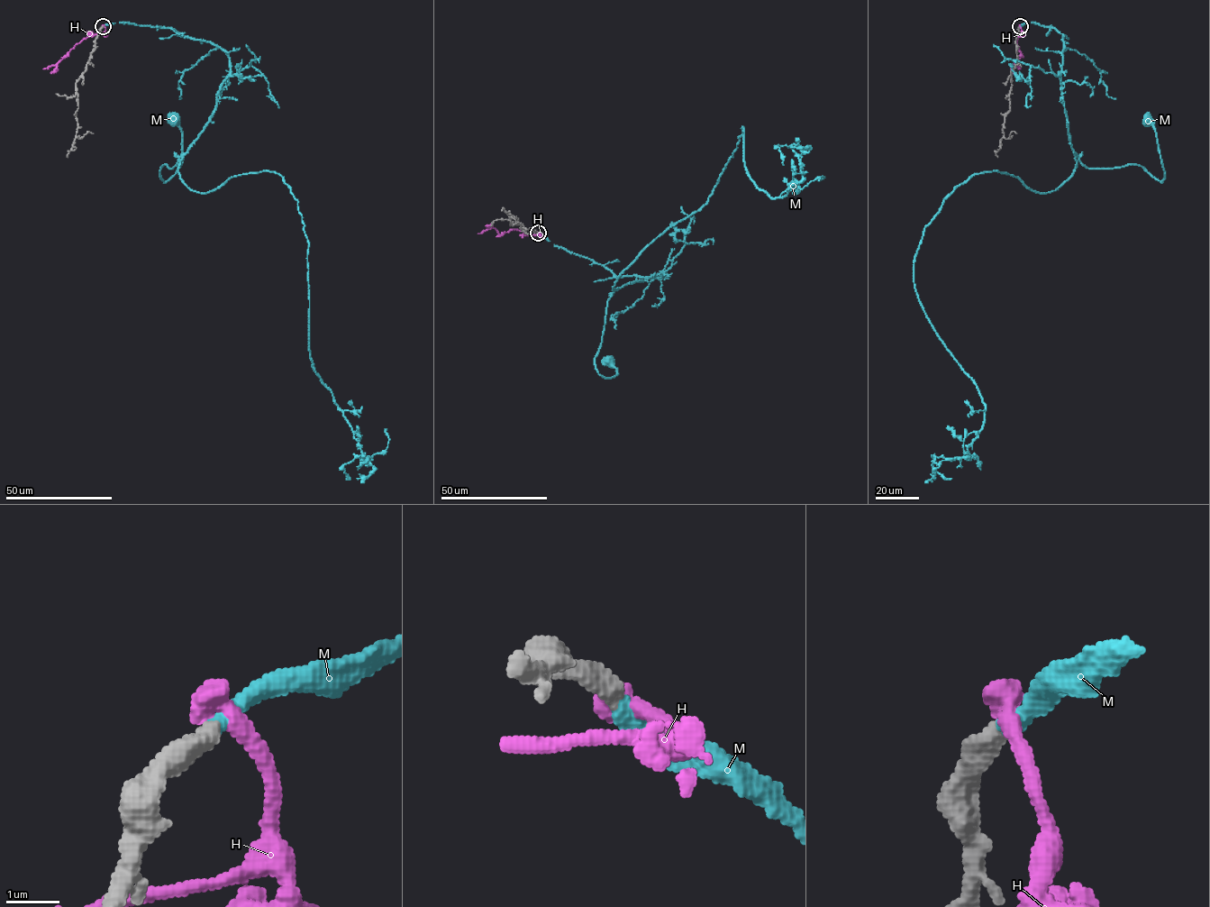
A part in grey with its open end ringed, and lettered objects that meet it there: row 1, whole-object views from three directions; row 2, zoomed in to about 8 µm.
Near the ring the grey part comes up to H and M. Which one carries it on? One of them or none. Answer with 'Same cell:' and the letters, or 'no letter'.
Same cell: M

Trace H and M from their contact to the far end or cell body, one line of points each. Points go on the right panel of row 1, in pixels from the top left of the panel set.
H: (1020, 26), (1022, 32), (1016, 44), (1021, 56), (1014, 61), (1020, 68)
M: (1020, 26), (1034, 22), (1063, 36), (1067, 131), (1087, 168), (1140, 165), (1161, 181), (1147, 119)

